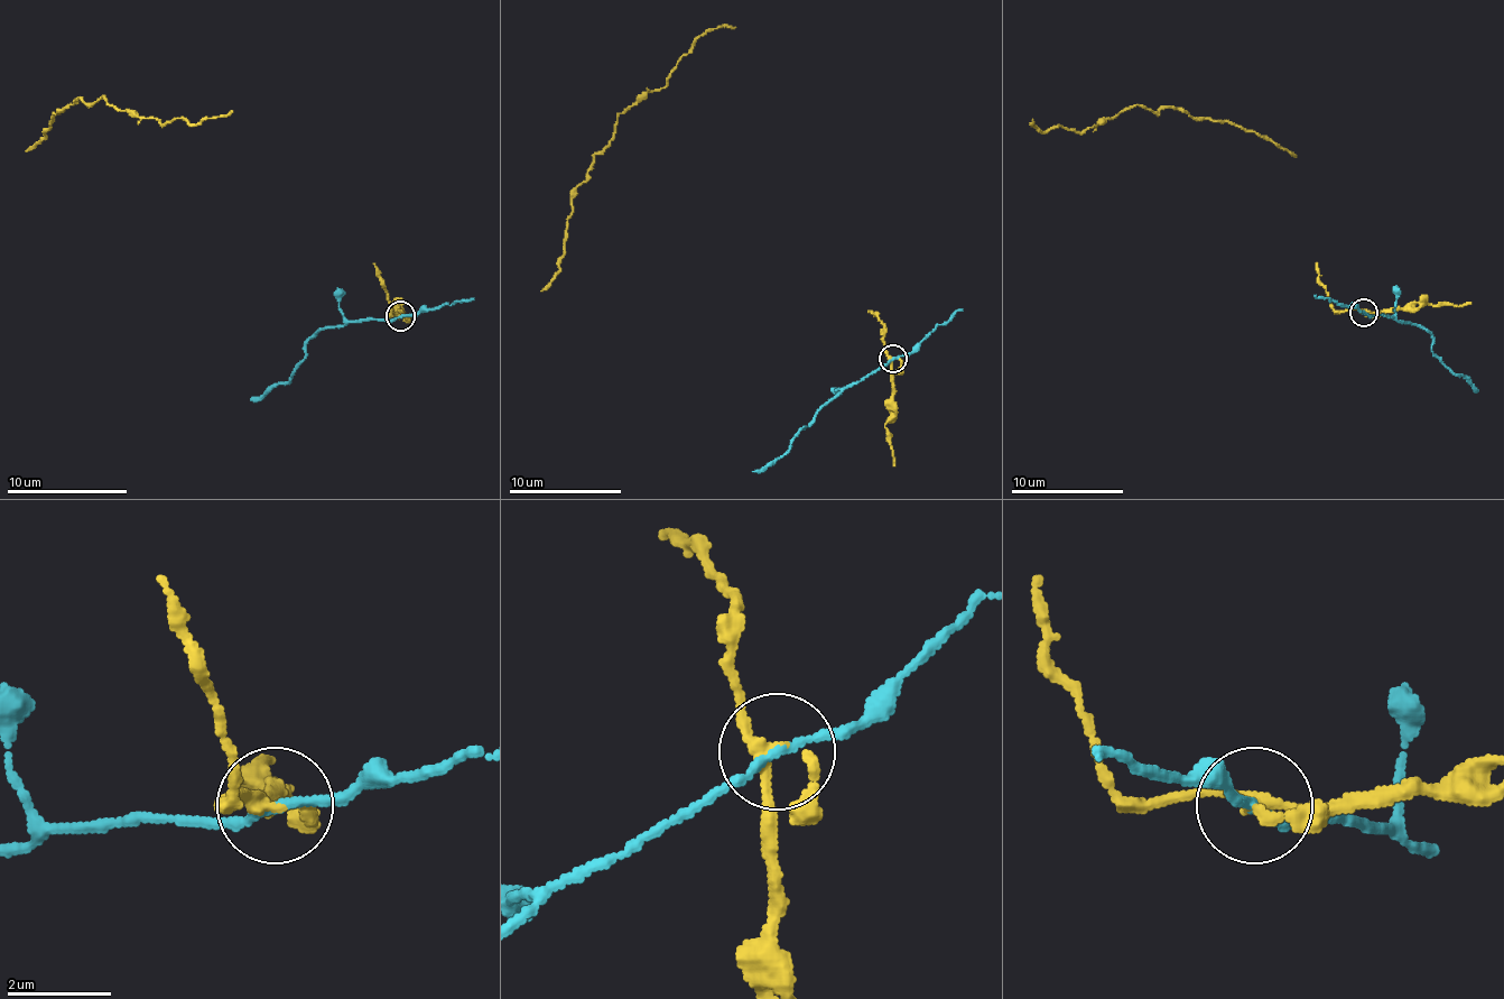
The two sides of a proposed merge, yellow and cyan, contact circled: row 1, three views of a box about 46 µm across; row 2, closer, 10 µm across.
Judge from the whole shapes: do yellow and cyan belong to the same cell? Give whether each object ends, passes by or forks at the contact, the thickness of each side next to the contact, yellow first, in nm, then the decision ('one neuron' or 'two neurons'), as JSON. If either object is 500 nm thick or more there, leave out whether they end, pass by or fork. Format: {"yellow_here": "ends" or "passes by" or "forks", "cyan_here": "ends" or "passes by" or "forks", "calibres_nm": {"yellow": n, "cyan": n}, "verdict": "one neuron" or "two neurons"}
{"yellow_here": "passes by", "cyan_here": "passes by", "calibres_nm": {"yellow": 200, "cyan": 160}, "verdict": "two neurons"}

